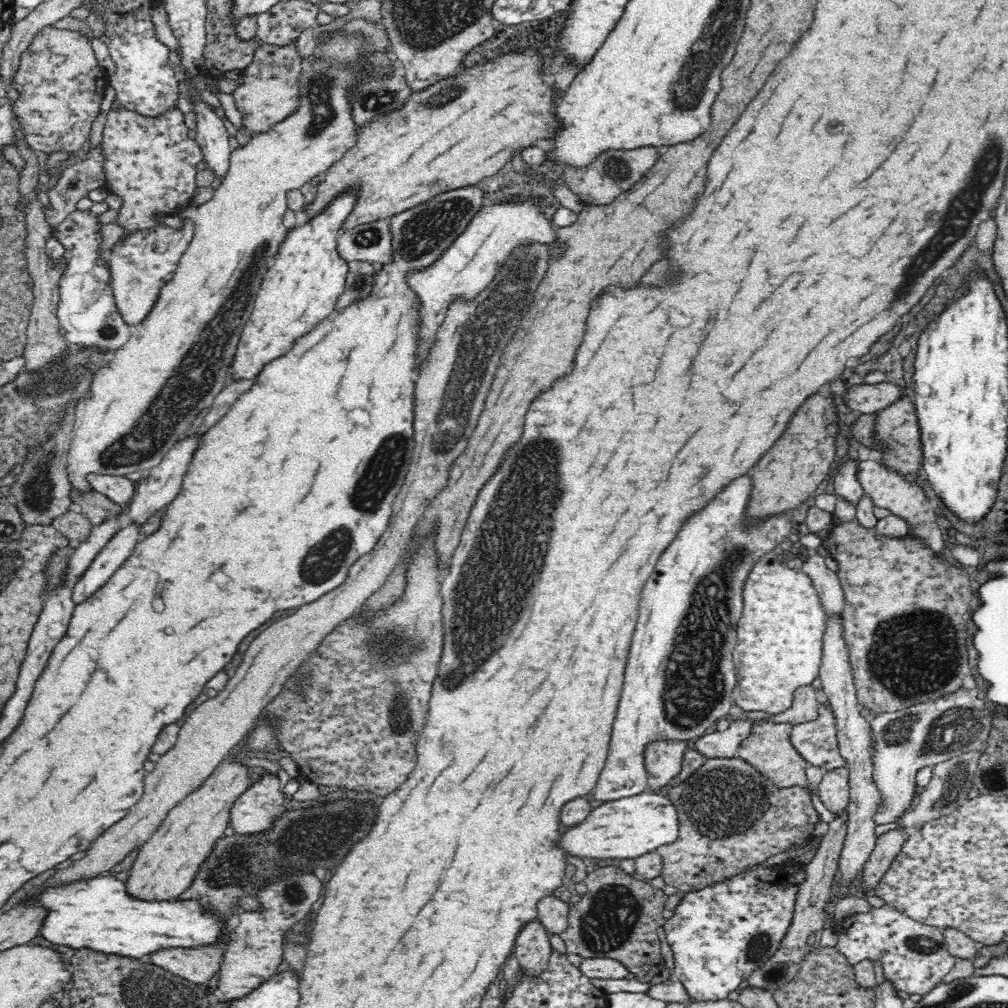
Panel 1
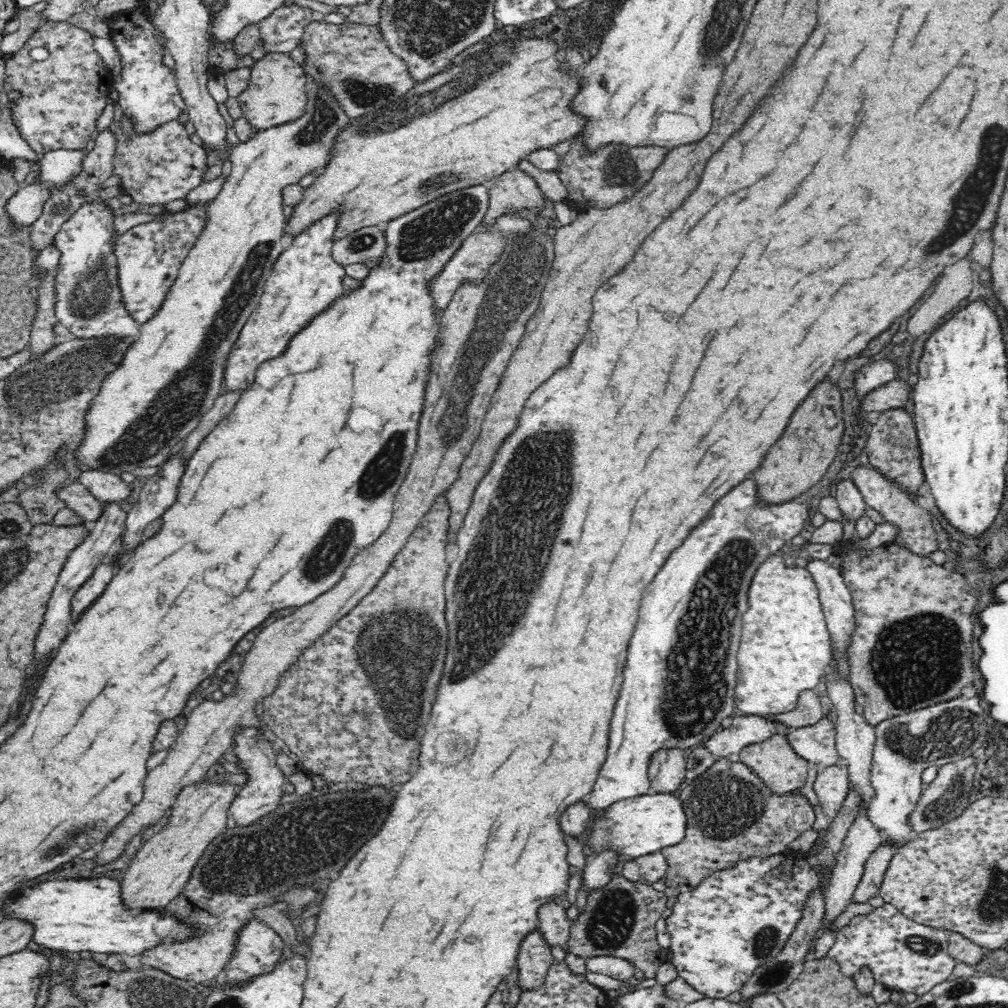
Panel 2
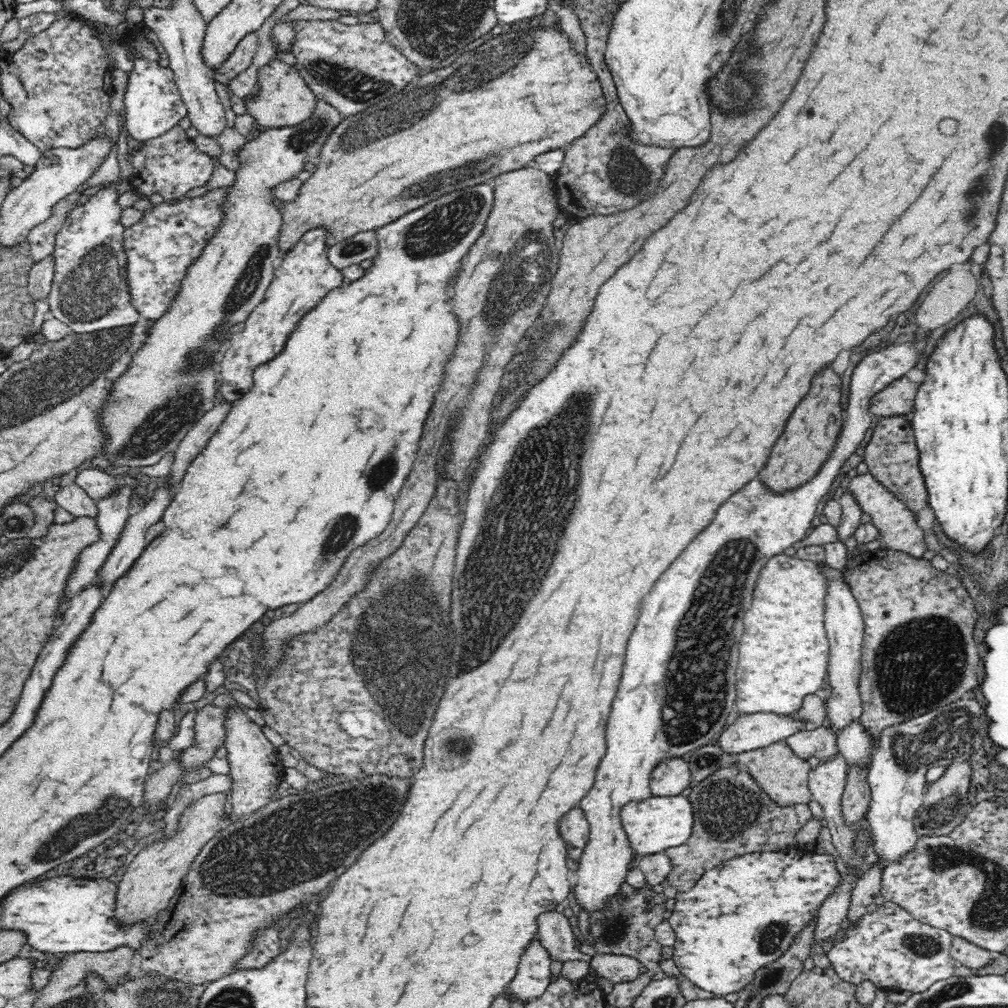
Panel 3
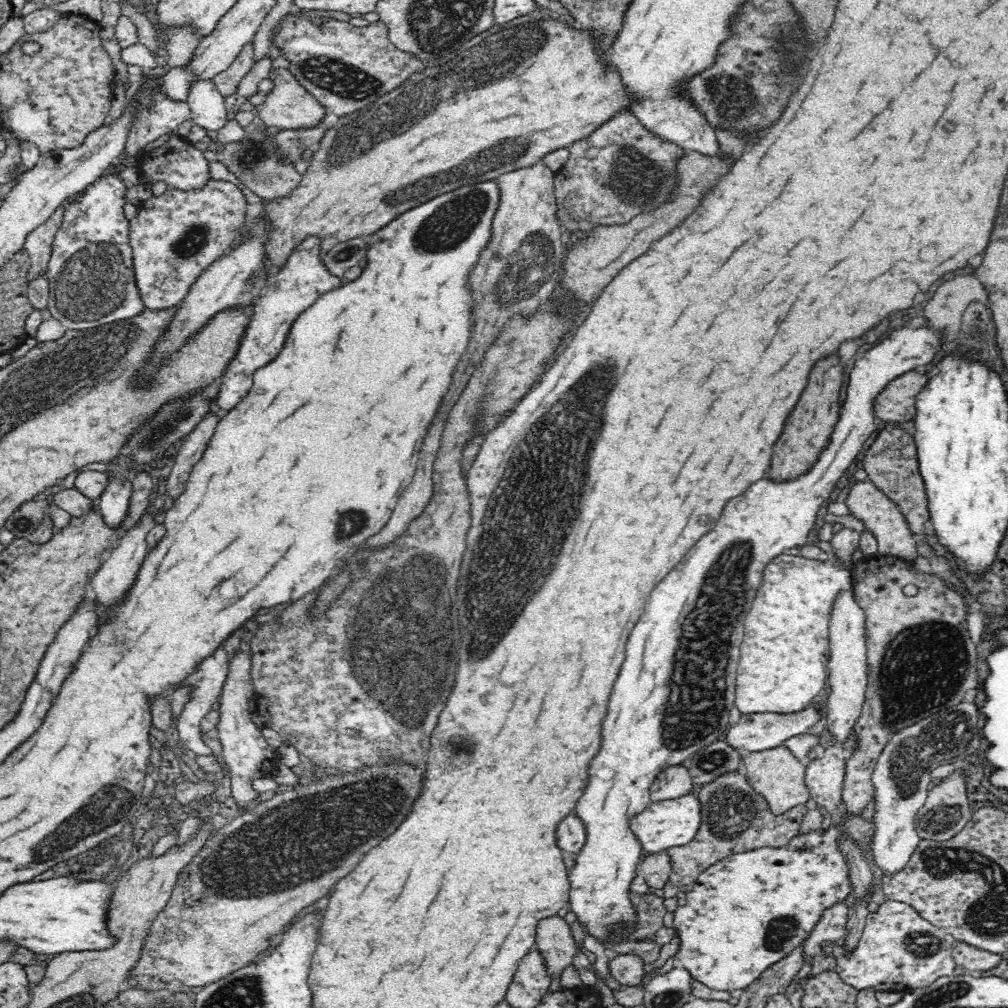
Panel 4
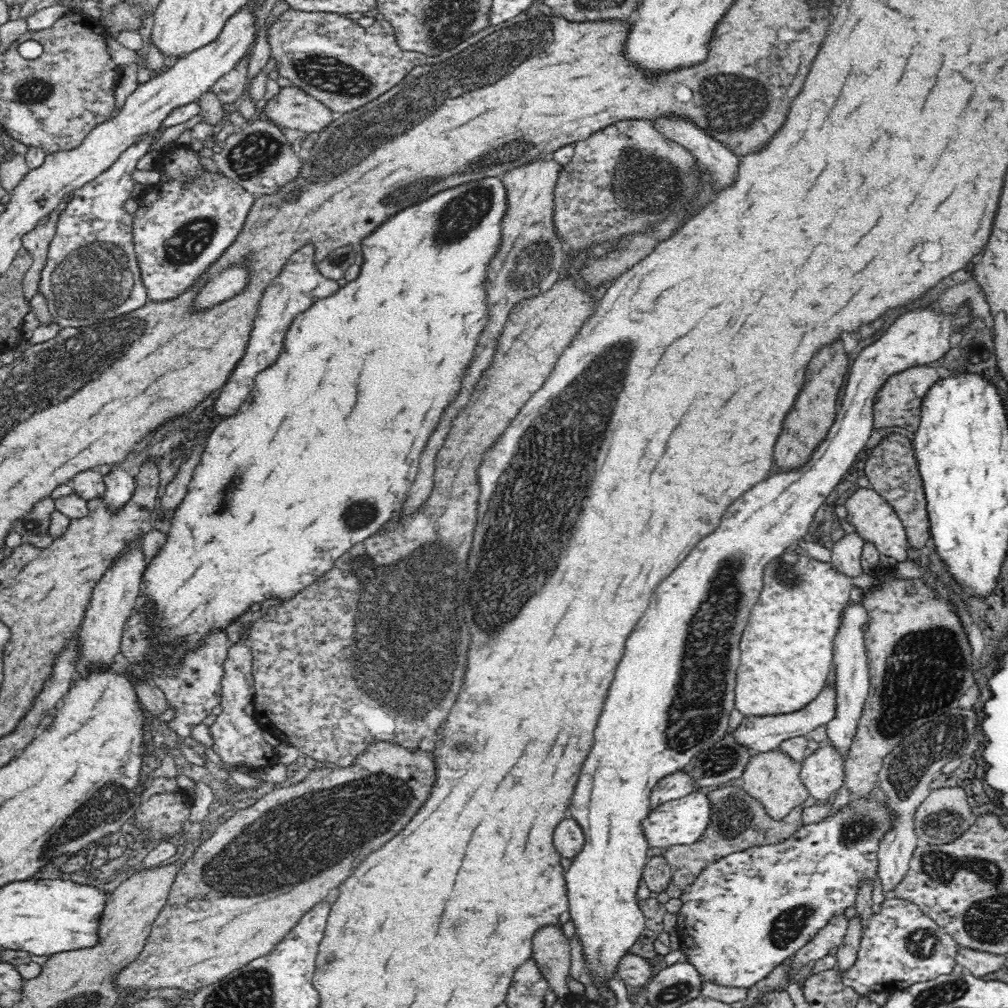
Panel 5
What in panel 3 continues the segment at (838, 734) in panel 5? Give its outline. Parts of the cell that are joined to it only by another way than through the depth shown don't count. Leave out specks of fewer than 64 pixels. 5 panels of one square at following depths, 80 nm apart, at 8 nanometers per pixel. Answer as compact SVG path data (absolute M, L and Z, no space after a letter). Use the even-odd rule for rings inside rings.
M826 562L818 563L820 573L826 579L824 596L825 629L829 638L829 673L832 695L827 700L827 723L838 730L848 726L852 718L859 718L863 713L862 701L858 694L858 676L860 676L860 642L864 634L862 611L853 597L850 587L844 582L842 571Z

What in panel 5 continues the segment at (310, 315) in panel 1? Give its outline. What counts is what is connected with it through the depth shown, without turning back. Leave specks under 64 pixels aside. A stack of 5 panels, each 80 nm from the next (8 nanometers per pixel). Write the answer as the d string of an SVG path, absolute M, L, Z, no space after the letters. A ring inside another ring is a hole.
M304 246L294 252L294 256L288 259L288 263L280 275L267 286L263 293L258 316L256 316L254 328L250 332L248 348L244 352L244 358L236 364L234 372L230 374L230 380L226 380L226 384L220 390L220 396L218 396L216 408L214 408L216 414L221 417L230 417L234 412L238 412L254 388L254 376L268 368L270 364L274 364L274 360L280 356L288 328L290 328L290 324L293 324L296 316L300 312L308 310L312 306L310 302L326 298L326 296L334 294L338 288L340 288L338 282L332 282L320 273L318 264L315 262L315 246Z

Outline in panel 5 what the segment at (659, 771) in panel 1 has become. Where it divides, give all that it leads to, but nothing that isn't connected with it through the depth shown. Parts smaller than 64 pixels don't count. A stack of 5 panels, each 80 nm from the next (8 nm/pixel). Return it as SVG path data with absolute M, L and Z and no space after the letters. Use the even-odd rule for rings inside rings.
M680 770L666 776L654 786L650 795L651 810L655 810L660 804L669 800L676 800L694 793L694 780L686 771Z

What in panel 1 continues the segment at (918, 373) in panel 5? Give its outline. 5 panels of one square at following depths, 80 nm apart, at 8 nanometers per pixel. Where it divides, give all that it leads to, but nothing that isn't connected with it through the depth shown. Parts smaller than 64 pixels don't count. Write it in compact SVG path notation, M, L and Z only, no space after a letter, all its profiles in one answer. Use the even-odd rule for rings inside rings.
M859 383L846 390L844 403L851 411L862 414L876 413L897 402L903 396L903 388L894 383Z

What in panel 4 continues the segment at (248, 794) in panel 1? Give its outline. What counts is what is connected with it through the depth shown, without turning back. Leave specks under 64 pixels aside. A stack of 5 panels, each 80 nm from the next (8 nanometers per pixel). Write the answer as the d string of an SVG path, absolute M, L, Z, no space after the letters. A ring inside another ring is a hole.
M246 652L236 654L229 662L229 673L219 697L219 721L217 724L217 740L222 744L221 757L225 766L230 770L232 781L231 795L234 803L239 807L240 813L246 814L258 806L258 797L261 792L256 791L252 785L257 779L273 778L280 766L277 750L270 746L261 729L252 721L248 700L254 698L251 680L251 655Z

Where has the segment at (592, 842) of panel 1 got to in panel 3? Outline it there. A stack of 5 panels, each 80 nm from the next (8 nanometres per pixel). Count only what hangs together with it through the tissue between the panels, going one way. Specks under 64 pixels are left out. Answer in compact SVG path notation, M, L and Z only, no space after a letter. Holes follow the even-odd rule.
M652 796L644 800L630 800L622 806L621 824L634 854L662 853L665 848L684 844L693 828L693 809L684 796Z

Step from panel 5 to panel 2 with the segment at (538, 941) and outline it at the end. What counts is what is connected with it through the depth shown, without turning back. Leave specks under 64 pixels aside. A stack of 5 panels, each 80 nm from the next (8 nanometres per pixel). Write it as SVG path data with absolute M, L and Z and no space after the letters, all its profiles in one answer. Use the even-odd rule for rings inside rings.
M553 900L542 904L537 912L539 931L550 946L562 946L566 949L566 942L570 938L571 920L566 916L566 908Z

